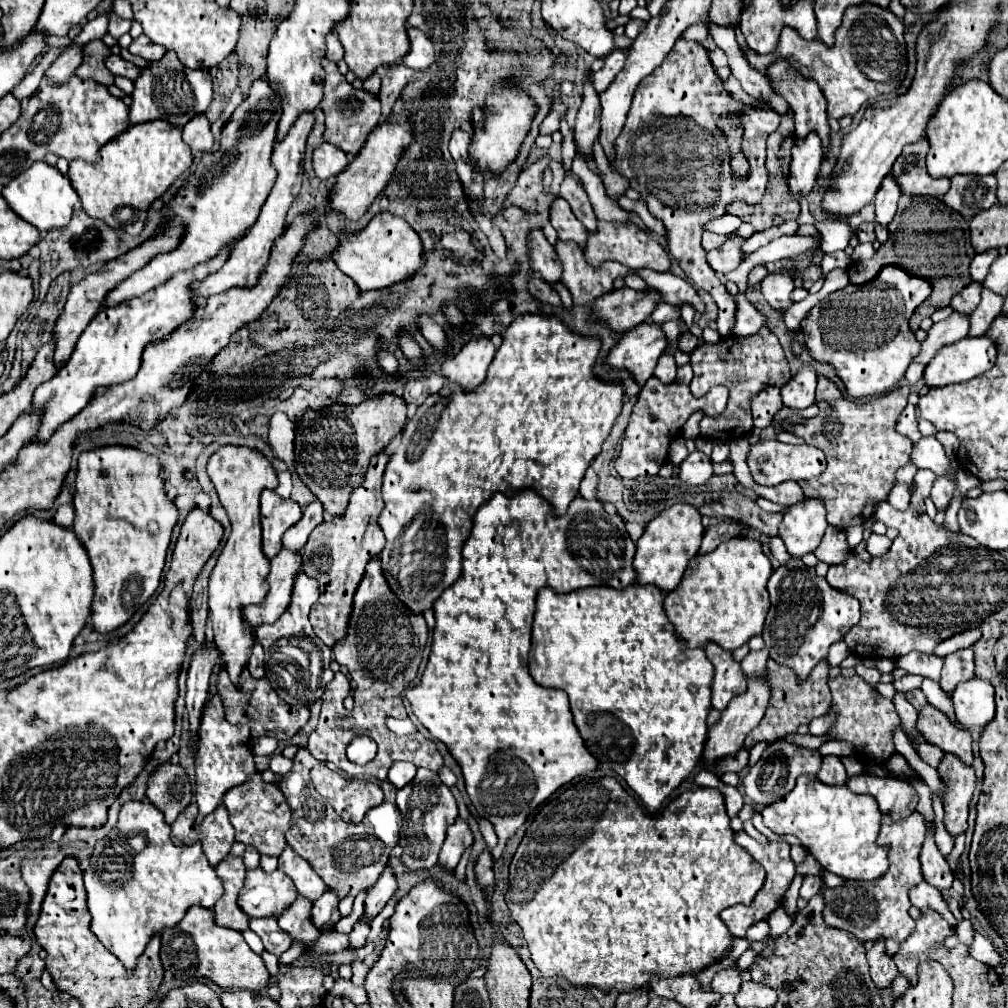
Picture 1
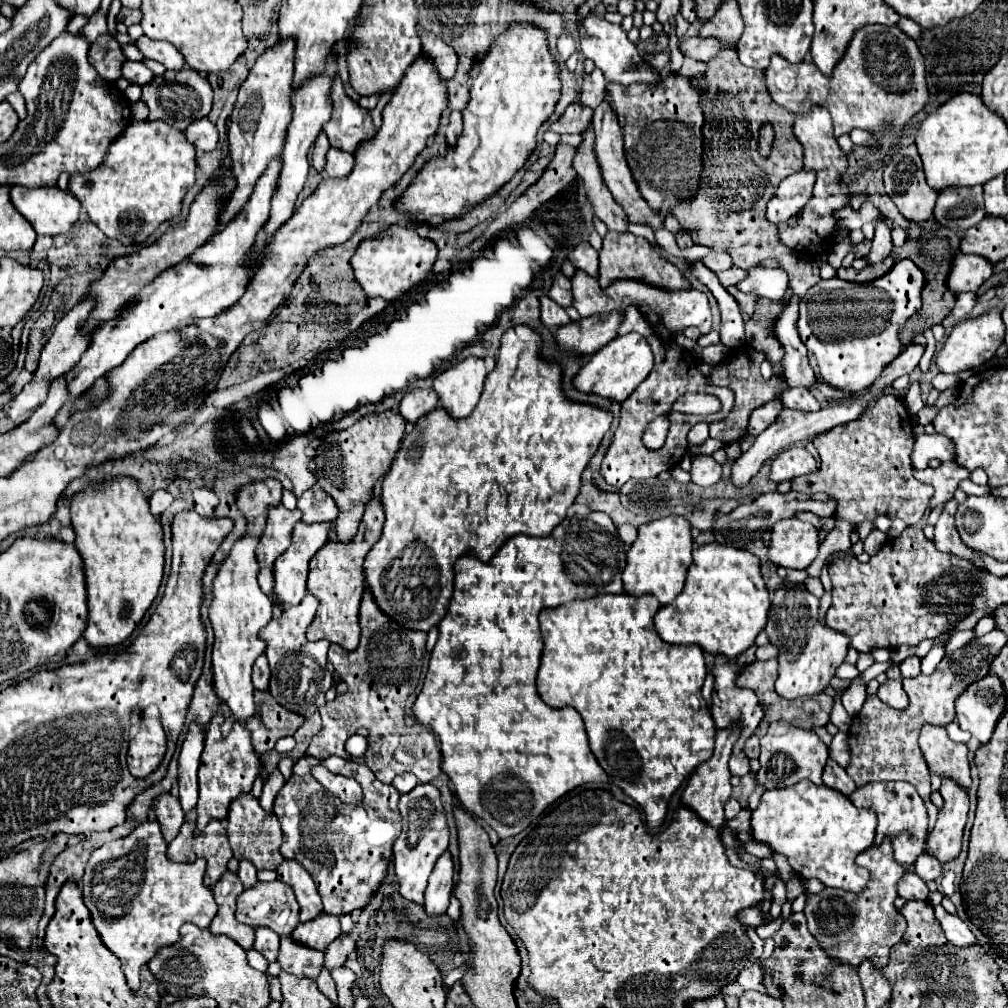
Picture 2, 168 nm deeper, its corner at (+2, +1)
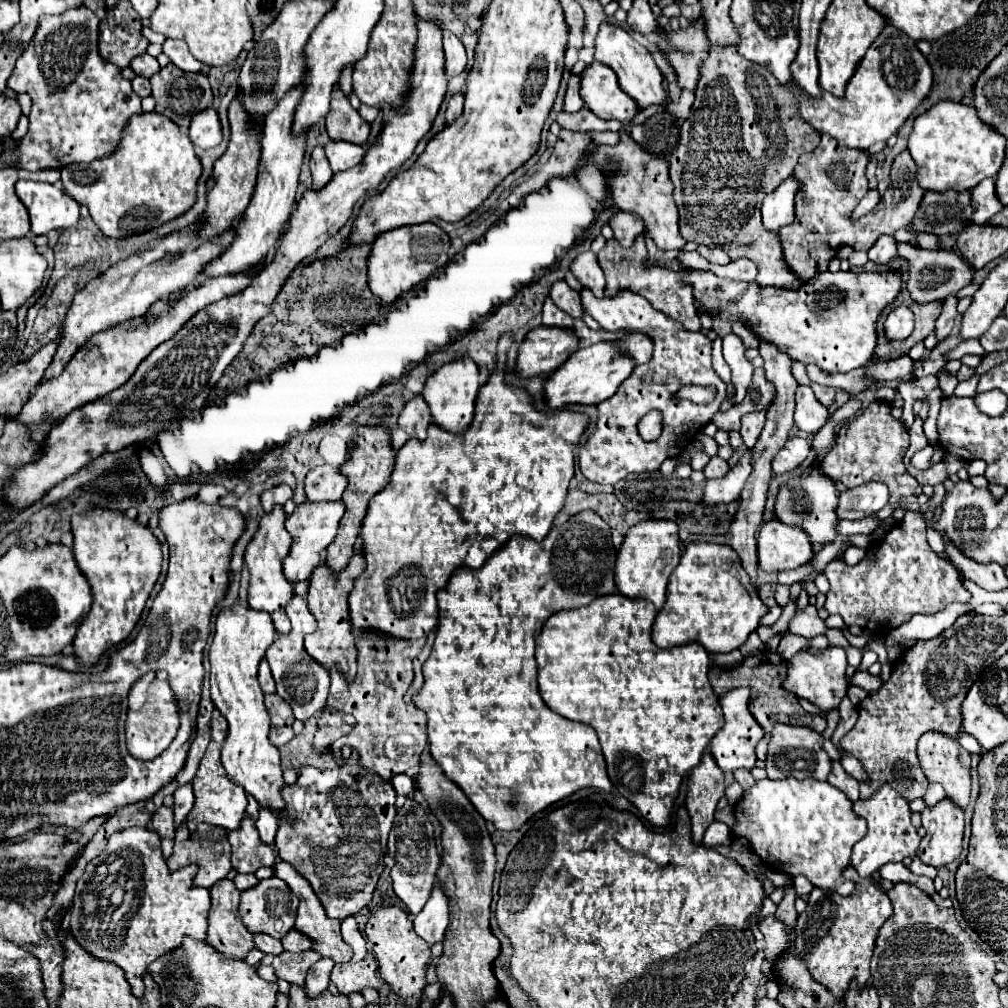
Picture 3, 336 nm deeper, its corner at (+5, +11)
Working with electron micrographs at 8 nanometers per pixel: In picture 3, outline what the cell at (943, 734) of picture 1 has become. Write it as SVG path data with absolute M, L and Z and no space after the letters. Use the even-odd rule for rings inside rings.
M927 731L919 739L917 755L927 779L931 783L941 783L947 791L947 797L965 809L969 803L969 793L971 793L971 775L969 775L971 755L955 739L949 739L949 735L941 735L937 731Z

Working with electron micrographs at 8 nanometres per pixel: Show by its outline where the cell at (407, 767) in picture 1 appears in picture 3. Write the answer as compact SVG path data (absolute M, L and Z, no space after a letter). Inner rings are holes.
M401 773L401 775L395 775L391 779L391 785L395 787L397 795L407 795L413 791L413 779L407 775L407 773Z

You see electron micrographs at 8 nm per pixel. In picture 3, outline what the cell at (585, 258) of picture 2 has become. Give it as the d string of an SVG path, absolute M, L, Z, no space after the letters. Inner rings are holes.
M585 251L585 253L577 255L571 263L571 271L581 281L581 285L585 285L593 291L595 297L603 297L605 279L603 279L603 271L597 263L597 255L593 251Z

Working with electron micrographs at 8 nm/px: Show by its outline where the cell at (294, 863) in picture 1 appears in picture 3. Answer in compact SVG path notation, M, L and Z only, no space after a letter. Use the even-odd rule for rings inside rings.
M285 861L275 863L273 871L275 871L275 875L277 875L279 879L283 879L283 881L289 885L289 889L291 889L291 891L297 895L297 899L299 899L295 929L301 931L301 933L305 933L307 937L311 937L311 939L317 943L317 945L313 945L313 949L315 949L317 953L321 953L323 957L331 957L335 963L345 963L345 961L349 961L349 959L353 957L353 951L351 951L351 947L349 947L349 945L343 941L343 937L341 937L341 931L339 931L341 921L329 919L329 915L325 915L325 907L321 907L321 901L317 899L317 895L315 895L313 887L309 885L309 881L303 879L303 875L297 875L297 871L293 871L293 865L289 865L289 863L285 863Z

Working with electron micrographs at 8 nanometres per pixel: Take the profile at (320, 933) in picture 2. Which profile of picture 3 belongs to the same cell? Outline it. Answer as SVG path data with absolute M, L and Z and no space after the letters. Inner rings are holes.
M297 929L289 931L289 935L285 935L285 939L281 939L281 943L283 943L283 947L287 951L295 951L295 953L313 947L313 941L309 937L305 937L305 935L299 935Z

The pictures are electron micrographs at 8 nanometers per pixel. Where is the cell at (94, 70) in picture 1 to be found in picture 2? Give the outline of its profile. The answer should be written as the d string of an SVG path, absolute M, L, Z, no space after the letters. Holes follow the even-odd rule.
M112 35L98 37L90 47L88 59L104 81L114 83L122 77L122 65L126 61L126 55Z

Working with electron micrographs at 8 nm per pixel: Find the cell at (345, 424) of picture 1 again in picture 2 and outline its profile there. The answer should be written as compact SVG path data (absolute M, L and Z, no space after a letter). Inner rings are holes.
M386 411L380 415L368 415L342 431L342 451L330 443L324 443L320 447L320 457L316 459L316 477L320 481L320 487L336 501L340 509L340 515L336 519L338 541L348 543L356 535L364 507L372 499L376 481L386 477L392 461L396 459L400 441L404 437L404 427L406 421L398 413Z

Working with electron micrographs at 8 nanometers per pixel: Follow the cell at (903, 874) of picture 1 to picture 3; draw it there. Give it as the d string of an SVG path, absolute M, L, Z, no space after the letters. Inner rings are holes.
M851 865L845 869L845 875L857 883L855 893L841 897L835 891L825 891L819 887L813 889L807 909L799 915L799 925L795 927L795 947L799 947L795 951L807 957L813 979L825 985L835 997L841 997L847 991L851 979L857 979L861 987L867 985L871 979L869 963L873 957L875 939L881 925L889 919L889 915L893 915L887 891L877 883L875 875L863 879L857 875L857 871L853 871Z

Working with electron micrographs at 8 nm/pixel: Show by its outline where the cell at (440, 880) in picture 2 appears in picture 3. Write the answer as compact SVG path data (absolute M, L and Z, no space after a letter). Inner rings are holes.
M435 877L431 897L427 899L421 913L415 915L413 927L419 937L433 945L437 941L443 941L447 925L449 925L449 897L445 895L441 881Z

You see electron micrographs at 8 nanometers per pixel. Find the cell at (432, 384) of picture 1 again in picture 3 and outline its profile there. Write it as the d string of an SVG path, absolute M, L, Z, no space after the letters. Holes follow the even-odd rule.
M423 395L413 397L411 401L405 403L405 407L399 413L399 425L407 429L409 437L417 437L417 439L425 439L427 435L427 425L431 423L431 415L429 415L429 405L425 403Z

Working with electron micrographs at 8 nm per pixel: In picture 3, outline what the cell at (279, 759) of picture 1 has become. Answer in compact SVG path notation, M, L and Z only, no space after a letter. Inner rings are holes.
M261 807L261 809L259 809L259 819L257 819L257 829L259 829L259 835L263 837L265 843L273 845L277 825L279 825L279 819L277 819L271 811L265 811L265 809Z

